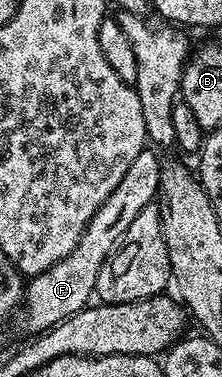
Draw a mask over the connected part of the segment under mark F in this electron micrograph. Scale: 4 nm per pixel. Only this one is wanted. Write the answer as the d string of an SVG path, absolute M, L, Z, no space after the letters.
M144 150L133 158L133 163L129 170L121 177L121 182L117 182L117 190L101 202L97 214L85 226L77 246L61 258L49 270L45 270L39 276L30 277L25 284L25 309L27 313L23 316L23 324L31 331L31 334L38 334L47 331L48 328L55 327L62 320L67 320L73 314L77 314L81 309L88 307L95 296L97 286L97 274L101 274L101 266L109 258L119 239L129 230L129 222L145 210L156 199L159 191L159 178L161 176L160 153L155 150Z

